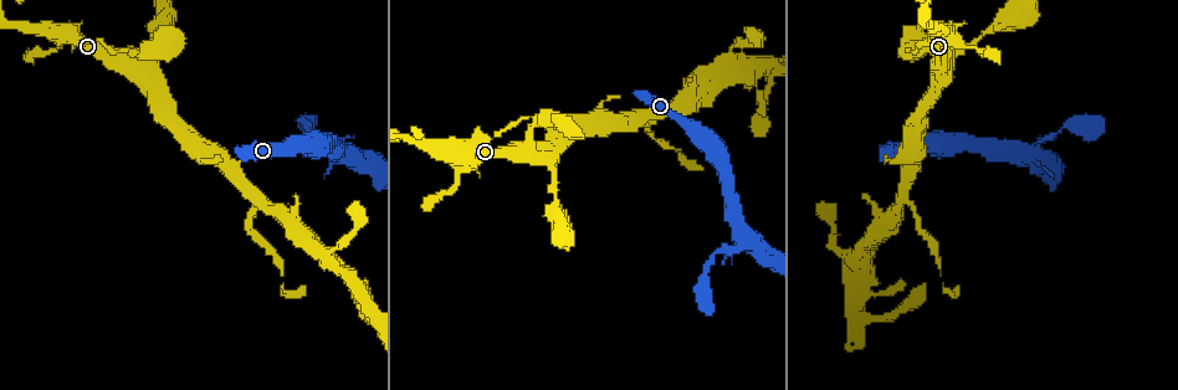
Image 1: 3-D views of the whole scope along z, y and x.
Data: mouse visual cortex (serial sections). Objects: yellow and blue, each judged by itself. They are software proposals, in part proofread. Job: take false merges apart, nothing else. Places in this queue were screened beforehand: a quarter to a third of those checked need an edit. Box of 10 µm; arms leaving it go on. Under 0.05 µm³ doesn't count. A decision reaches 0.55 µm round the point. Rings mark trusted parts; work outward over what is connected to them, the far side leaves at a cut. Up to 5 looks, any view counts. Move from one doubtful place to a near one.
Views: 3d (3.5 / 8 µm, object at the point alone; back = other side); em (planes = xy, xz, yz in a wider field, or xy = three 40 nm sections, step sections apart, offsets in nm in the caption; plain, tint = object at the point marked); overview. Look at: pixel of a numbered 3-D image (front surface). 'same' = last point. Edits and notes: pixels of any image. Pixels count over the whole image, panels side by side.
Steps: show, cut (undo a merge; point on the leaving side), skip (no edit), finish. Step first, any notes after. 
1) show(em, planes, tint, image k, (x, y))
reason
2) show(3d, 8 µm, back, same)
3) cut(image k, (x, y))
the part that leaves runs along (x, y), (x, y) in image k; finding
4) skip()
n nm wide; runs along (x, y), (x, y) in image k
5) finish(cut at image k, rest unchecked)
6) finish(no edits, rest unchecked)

show(3d, 3.5 µm, image 1, (1036, 149))
small branch off a trunk

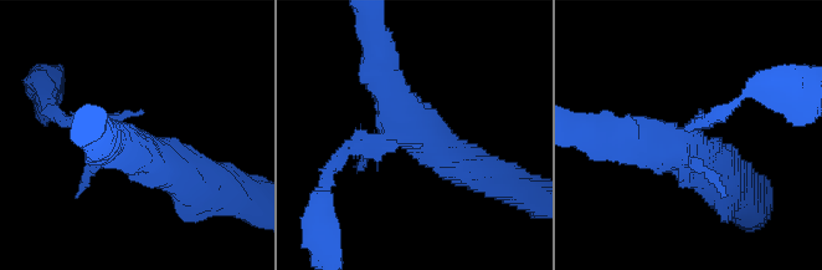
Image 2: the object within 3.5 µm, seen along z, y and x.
show(em, xy, step 1, tint, image 2, (397, 133))

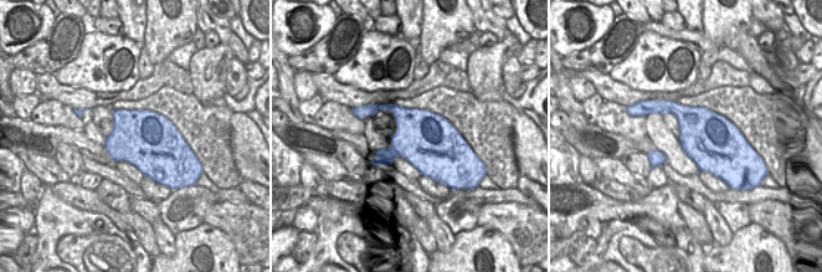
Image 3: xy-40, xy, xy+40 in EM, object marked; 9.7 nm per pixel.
cut(image 2, (62, 117))
the part that leaves runs along (380, 141), (327, 173), (323, 218) in image 2; a second cell is stuck on

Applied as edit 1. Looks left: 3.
show(3d, 8 µm, back, image 1, (129, 63))
sharp bend

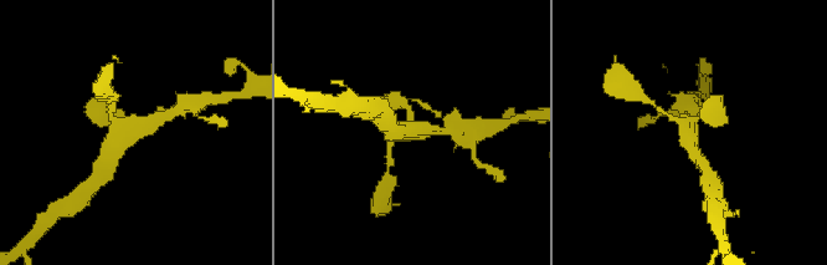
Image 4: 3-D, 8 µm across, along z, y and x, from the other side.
show(3d, 3.5 µm, same)
zoom in

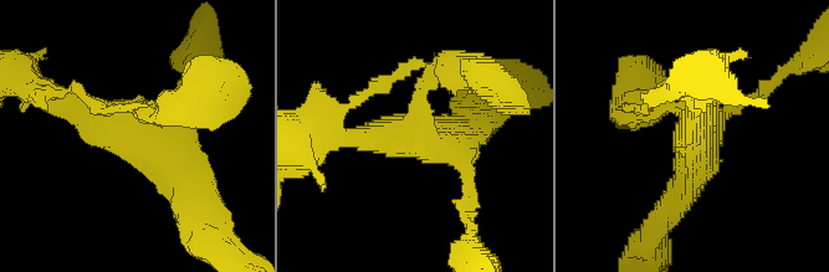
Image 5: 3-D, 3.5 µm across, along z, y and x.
show(em, xy, step 2, tint, image 5, (140, 135))
4 arms; arms of 200, 200, 250, 400 nm; need the tissue

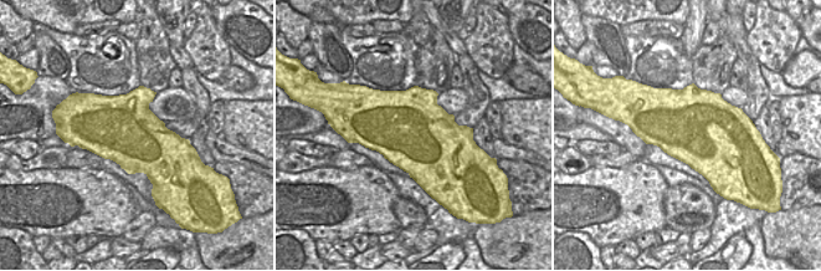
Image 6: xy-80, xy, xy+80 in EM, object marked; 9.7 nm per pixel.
skip()
runs along (67, 102), (121, 121), (193, 201) in image 5; continuous, no second cell

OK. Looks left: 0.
finish(cut at image 2, rest unchecked)

